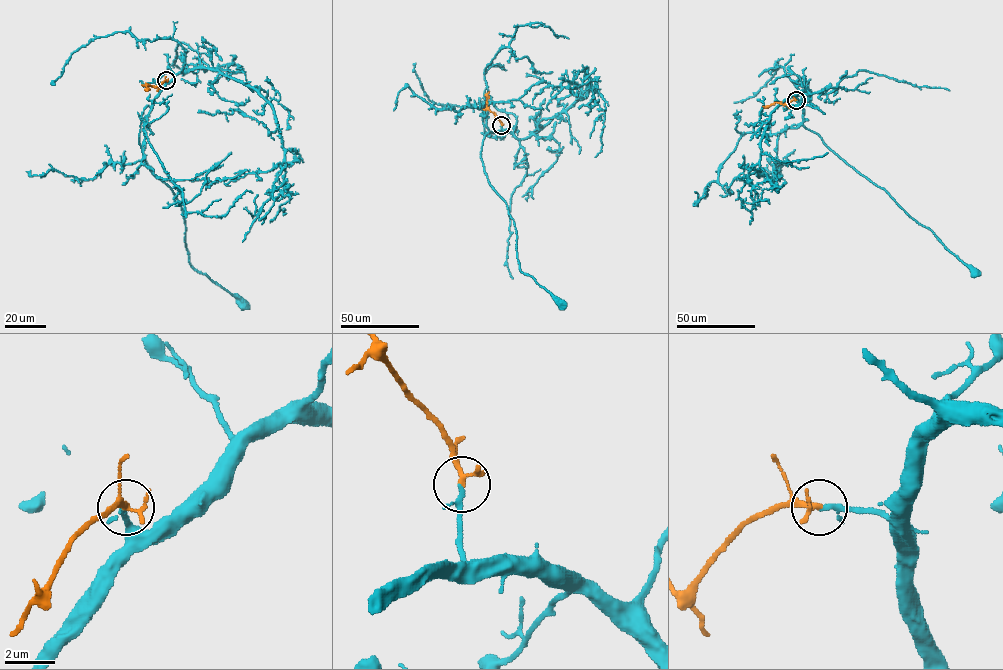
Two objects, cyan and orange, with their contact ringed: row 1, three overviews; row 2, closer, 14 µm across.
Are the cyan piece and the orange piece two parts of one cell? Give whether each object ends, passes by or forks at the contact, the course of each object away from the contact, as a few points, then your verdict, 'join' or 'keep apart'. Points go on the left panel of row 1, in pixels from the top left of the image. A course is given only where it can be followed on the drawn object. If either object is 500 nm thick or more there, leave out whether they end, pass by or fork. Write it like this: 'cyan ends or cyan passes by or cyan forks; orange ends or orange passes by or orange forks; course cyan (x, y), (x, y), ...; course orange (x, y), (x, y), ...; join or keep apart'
cyan passes by; orange forks; course cyan (166, 80), (141, 121), (139, 141), (143, 157), (181, 206), (189, 263), (242, 303); course orange (166, 80), (159, 87), (146, 84), (149, 89); join

